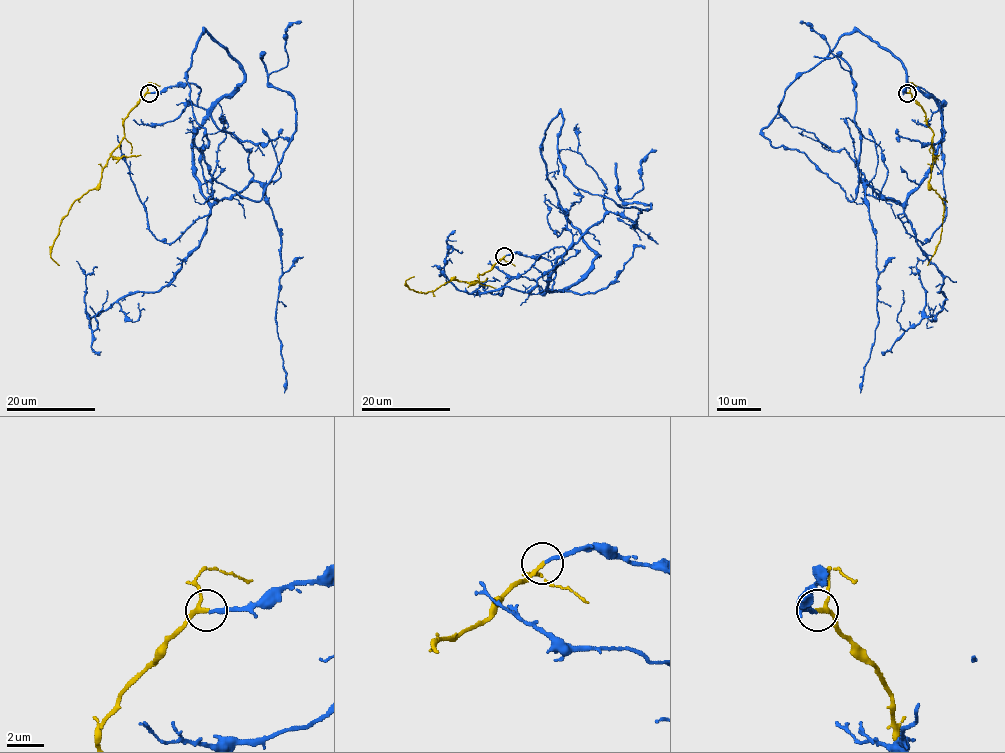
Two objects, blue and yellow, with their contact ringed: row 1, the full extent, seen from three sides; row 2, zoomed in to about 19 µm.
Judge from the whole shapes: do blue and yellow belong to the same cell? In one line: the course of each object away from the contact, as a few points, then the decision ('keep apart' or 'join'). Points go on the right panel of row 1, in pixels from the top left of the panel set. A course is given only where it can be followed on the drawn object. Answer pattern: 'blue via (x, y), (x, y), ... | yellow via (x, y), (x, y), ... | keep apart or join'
blue via (907, 92), (925, 89), (942, 109), (896, 57), (846, 32), (762, 130), (853, 201), (851, 76), (800, 20) | yellow via (907, 92), (925, 113), (926, 122), (933, 133), (929, 182), (943, 203), (941, 234), (928, 265) | join

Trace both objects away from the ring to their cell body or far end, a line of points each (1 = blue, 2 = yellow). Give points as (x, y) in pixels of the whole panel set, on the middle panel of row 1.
1: (504, 256), (562, 291), (598, 256), (543, 162), (560, 111), (563, 174), (621, 207), (656, 149)
2: (504, 256), (479, 275), (479, 282), (455, 278), (428, 292), (418, 292), (405, 285), (405, 281), (414, 277)

